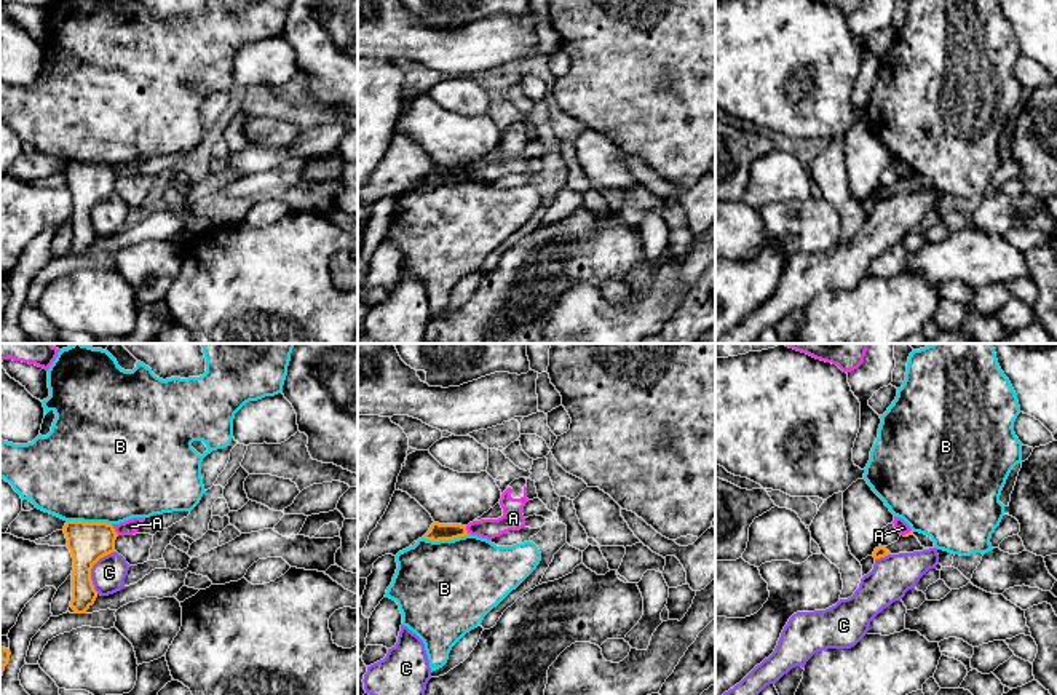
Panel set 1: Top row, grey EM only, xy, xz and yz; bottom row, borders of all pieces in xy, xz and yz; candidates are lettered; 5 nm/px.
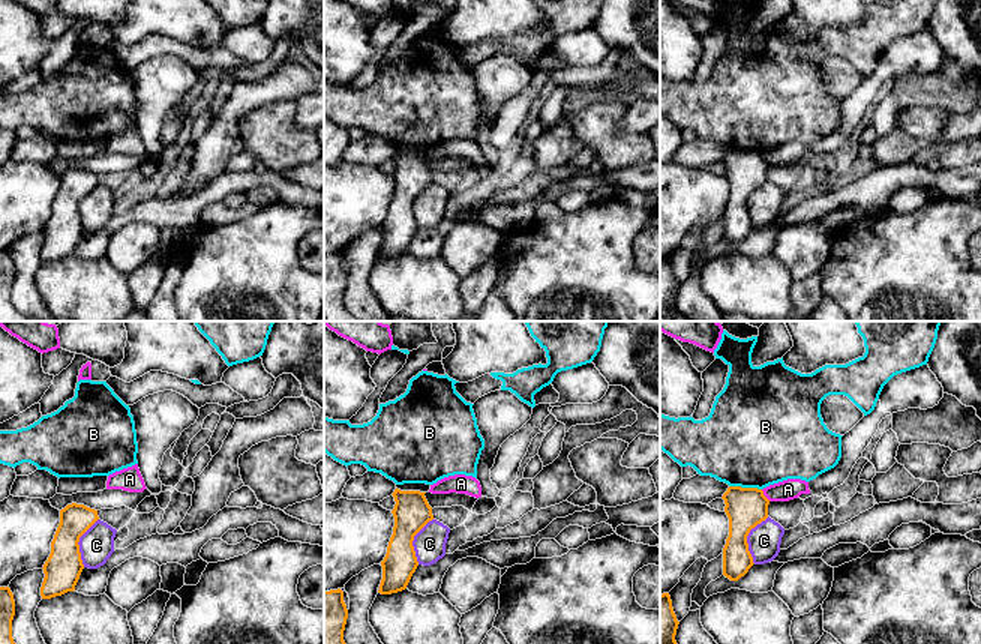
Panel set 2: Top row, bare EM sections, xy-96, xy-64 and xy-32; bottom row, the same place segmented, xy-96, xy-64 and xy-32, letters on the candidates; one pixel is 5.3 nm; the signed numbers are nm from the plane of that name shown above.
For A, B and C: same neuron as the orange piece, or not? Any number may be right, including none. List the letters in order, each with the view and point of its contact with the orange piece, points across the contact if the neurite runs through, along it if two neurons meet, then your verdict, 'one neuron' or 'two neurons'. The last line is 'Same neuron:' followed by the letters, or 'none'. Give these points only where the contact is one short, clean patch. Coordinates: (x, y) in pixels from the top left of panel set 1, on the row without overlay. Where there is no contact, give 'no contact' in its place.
A: contact xy (114, 171); border xy (110, 166), (118, 176); two neurons
B: contact xz (444, 181); two neurons
C: contact xy (91, 210); two neurons
Same neuron: none

